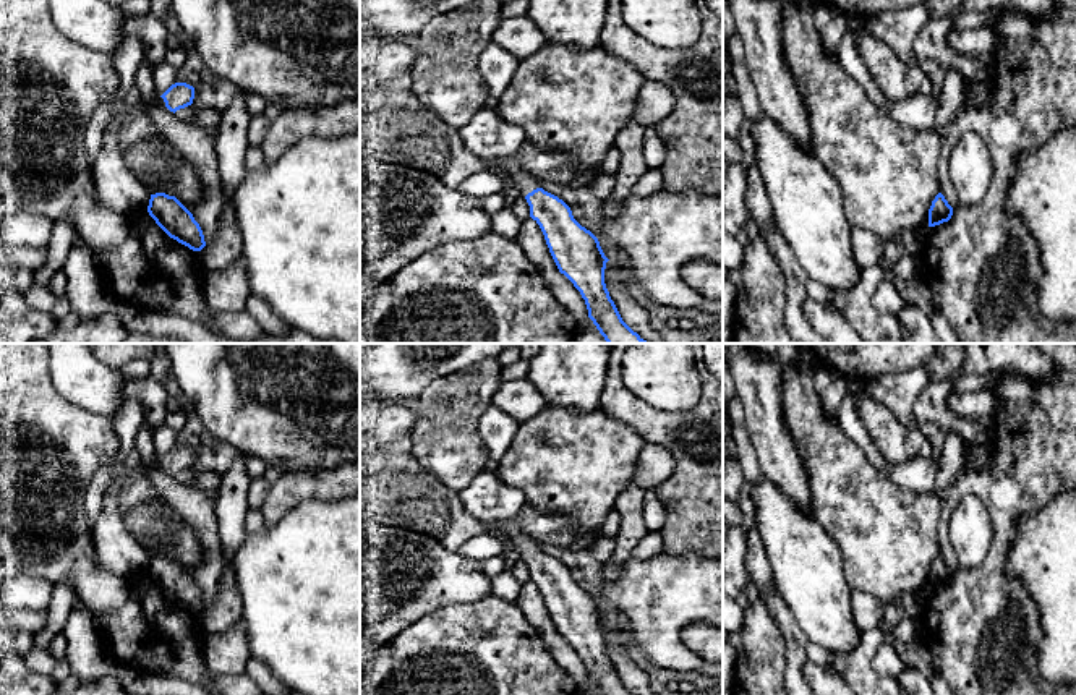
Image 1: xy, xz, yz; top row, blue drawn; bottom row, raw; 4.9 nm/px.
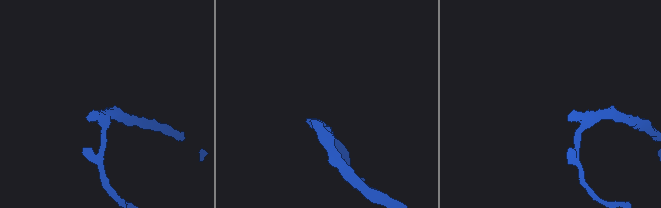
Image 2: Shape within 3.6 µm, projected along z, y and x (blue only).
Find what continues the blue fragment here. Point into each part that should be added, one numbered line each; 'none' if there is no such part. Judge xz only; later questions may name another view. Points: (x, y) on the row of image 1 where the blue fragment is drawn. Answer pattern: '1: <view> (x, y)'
1: xz (486, 135)

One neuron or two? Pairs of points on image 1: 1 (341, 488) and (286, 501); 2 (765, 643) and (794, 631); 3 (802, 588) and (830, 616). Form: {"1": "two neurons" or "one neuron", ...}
{"1": "one neuron", "2": "two neurons", "3": "one neuron"}

